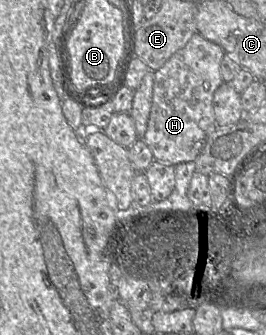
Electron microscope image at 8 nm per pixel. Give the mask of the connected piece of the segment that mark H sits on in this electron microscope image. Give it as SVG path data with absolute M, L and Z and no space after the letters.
M196 32L184 47L154 72L151 111L142 138L154 160L173 166L195 161L218 128L213 111L213 95L224 82L220 72L224 55L222 47Z

